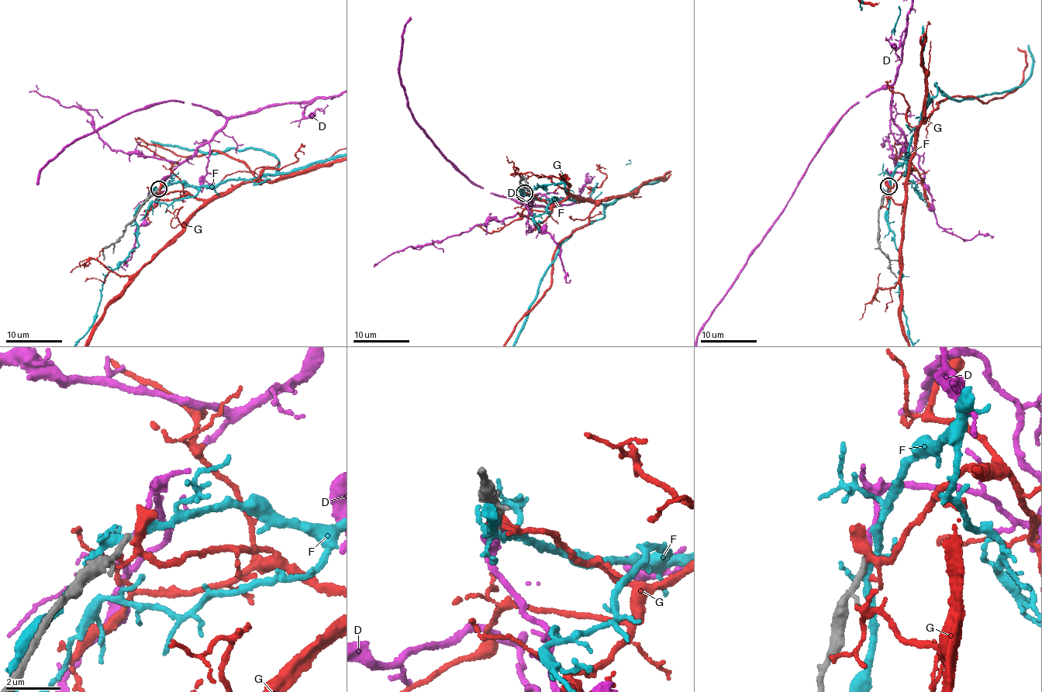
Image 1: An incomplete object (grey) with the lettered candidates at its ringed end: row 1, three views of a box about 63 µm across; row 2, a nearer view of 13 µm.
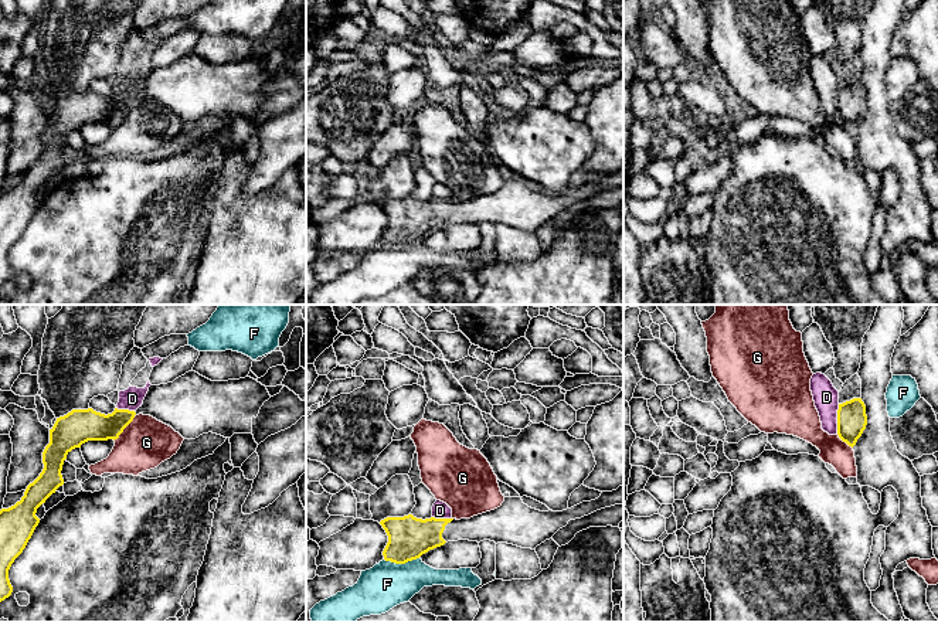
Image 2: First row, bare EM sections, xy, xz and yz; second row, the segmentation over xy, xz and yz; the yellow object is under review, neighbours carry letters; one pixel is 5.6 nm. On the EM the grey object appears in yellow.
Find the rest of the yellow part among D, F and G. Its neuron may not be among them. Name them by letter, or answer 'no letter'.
no letter

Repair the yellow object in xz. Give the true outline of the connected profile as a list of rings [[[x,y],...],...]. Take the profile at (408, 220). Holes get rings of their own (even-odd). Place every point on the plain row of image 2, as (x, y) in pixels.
[[[623,167],[612,174],[602,174],[591,184],[582,184],[563,194],[540,194],[523,186],[521,180],[504,180],[500,190],[470,201],[417,201],[387,200],[380,204],[388,218],[383,234],[384,242],[405,247],[448,224],[490,222],[534,232],[570,203],[581,201],[597,193],[623,187]]]

